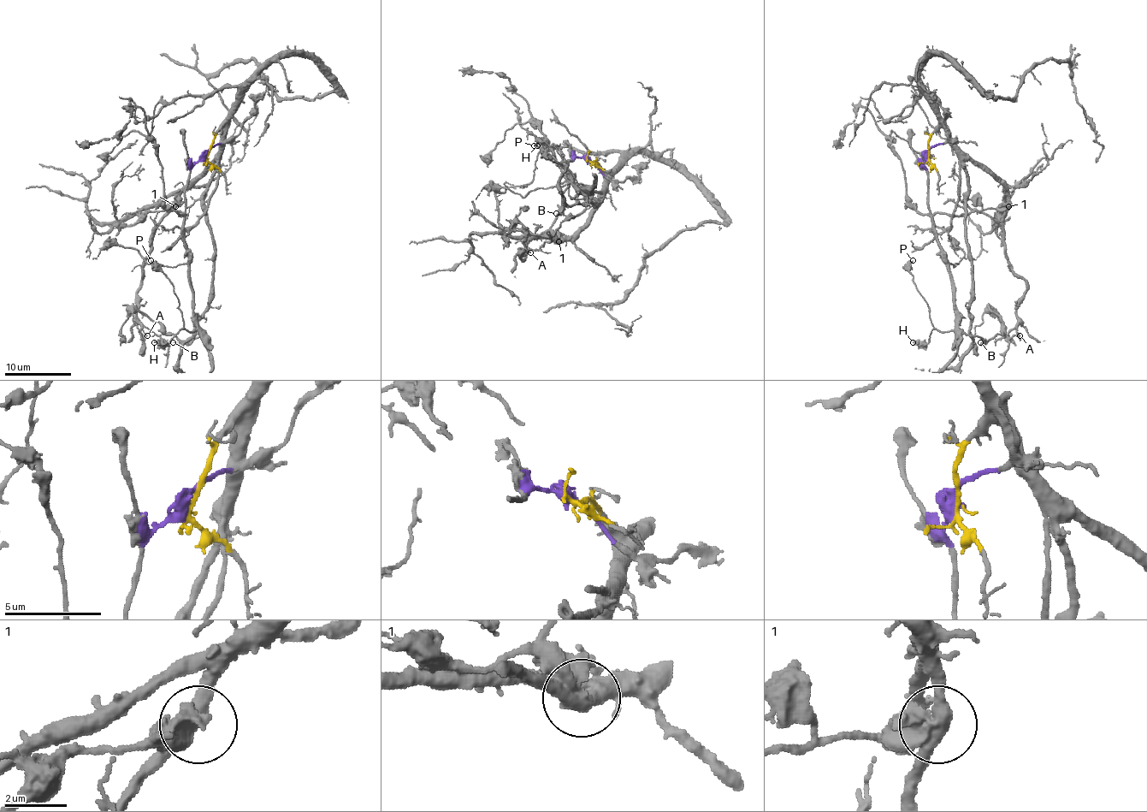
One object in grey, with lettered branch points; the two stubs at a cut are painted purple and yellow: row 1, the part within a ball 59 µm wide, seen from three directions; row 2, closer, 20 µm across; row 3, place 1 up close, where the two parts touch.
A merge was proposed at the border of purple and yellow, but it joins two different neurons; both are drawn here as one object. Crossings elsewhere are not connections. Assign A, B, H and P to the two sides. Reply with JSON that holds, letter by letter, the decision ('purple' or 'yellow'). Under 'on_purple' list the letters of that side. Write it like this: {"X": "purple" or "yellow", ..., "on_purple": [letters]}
{"A": "yellow", "B": "purple", "H": "purple", "P": "purple", "on_purple": ["B", "H", "P"]}

